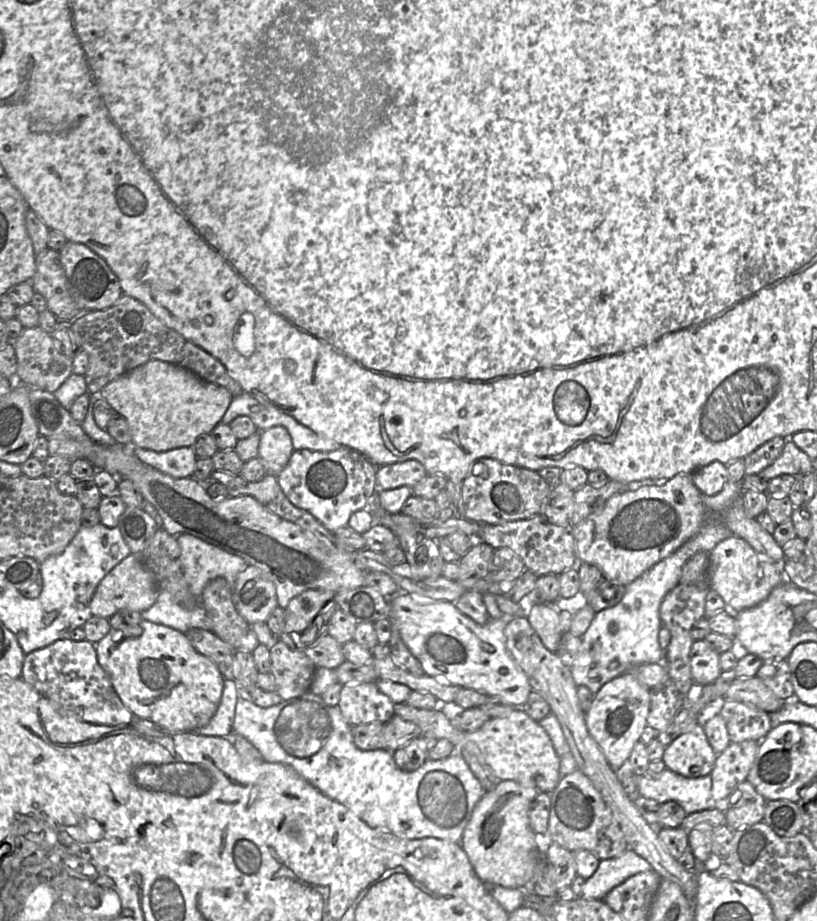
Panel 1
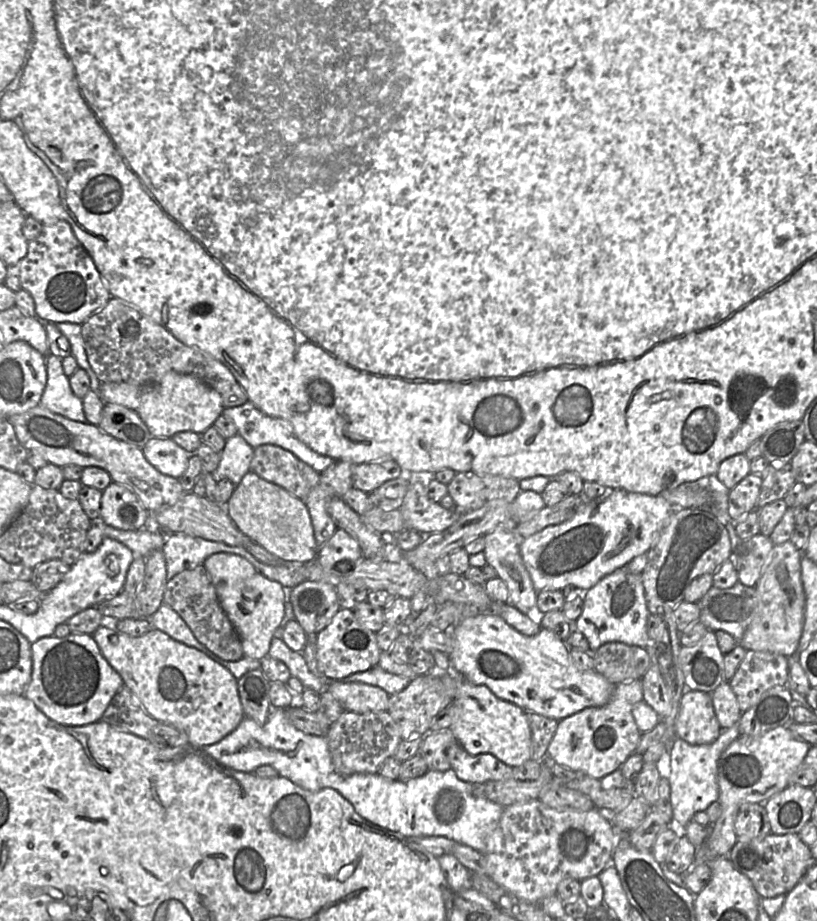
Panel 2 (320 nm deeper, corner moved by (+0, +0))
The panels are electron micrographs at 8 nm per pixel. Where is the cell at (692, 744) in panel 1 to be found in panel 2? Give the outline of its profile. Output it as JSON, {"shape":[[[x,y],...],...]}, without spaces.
{"shape":[[[687,689],[675,723],[676,737],[691,745],[716,741],[722,728],[716,717],[711,693]]]}

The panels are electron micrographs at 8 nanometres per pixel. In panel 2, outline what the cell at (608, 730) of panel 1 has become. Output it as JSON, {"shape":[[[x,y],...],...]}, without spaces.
{"shape":[[[641,679],[616,684],[605,705],[587,707],[558,721],[547,755],[559,765],[597,779],[620,769],[626,759],[636,751],[642,735],[632,715],[634,705],[641,700]]]}

